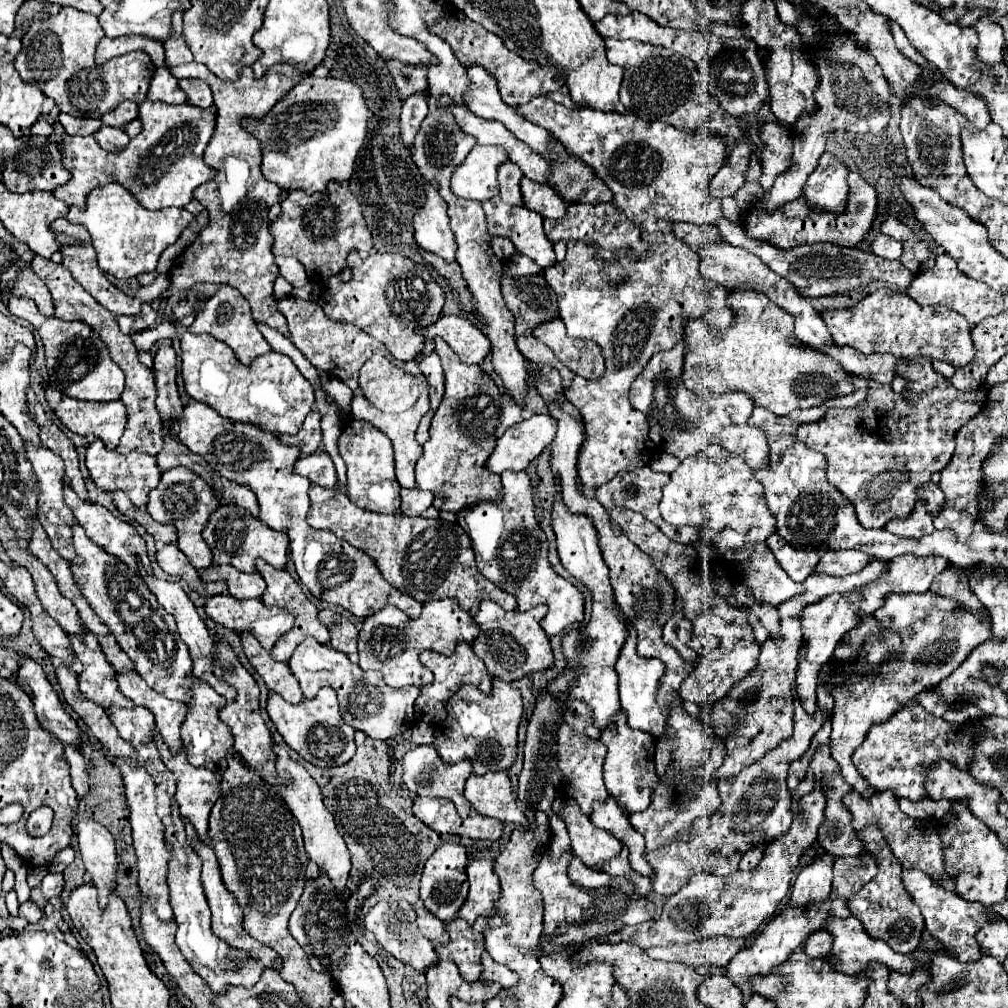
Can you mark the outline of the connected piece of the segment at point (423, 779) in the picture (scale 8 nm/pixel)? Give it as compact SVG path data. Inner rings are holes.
M419 745L415 749L409 749L405 755L403 755L403 781L407 785L407 789L411 793L417 793L421 797L429 795L429 797L445 797L445 799L451 799L457 807L457 813L461 817L467 817L469 811L471 811L471 805L469 801L465 799L463 795L463 787L465 787L465 781L467 777L473 773L473 765L471 765L471 759L465 759L457 765L449 765L445 763L433 745Z

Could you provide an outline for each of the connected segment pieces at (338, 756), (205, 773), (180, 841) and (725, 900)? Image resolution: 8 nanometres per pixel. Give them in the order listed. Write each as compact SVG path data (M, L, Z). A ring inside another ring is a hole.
M323 687L317 697L303 699L301 703L293 705L287 703L279 693L269 693L267 699L267 713L277 731L281 733L283 741L297 751L305 761L317 765L317 767L337 767L345 765L355 755L355 741L353 733L355 729L349 727L343 717L337 703L337 695L333 689Z
M153 729L153 735L155 735L155 745L161 753L161 759L163 763L173 771L173 775L177 777L177 791L175 791L175 799L177 799L177 805L179 805L179 811L185 819L189 819L193 823L193 827L197 829L199 837L201 839L207 839L207 821L209 821L209 811L211 807L215 805L215 801L219 799L219 777L215 775L215 771L209 771L207 767L193 767L187 759L187 753L185 749L181 749L179 753L171 753L169 747L163 743L161 735L157 729Z
M177 823L177 829L179 831L175 833L175 841L167 841L167 849L171 855L167 885L171 891L171 907L173 907L173 917L177 923L175 943L179 947L179 951L183 951L185 959L195 969L195 973L205 979L205 983L211 987L213 993L223 991L223 987L227 987L227 985L251 987L251 985L255 985L255 981L259 981L259 975L265 967L259 961L253 961L245 951L229 947L225 941L221 941L219 937L213 935L209 905L205 901L203 887L199 881L201 859L195 855L189 841L185 839L185 829L181 823Z
M823 745L817 749L815 757L811 759L809 767L815 771L815 791L803 799L803 817L807 819L807 825L801 825L801 819L793 819L791 829L783 839L777 839L771 843L765 853L761 863L751 869L751 871L737 871L727 877L717 877L713 873L697 873L691 877L691 881L681 887L675 895L671 895L665 905L659 911L659 917L653 917L641 925L635 927L623 927L623 931L610 934L607 941L611 943L631 942L639 947L667 947L675 943L693 943L701 939L715 939L715 937L751 937L763 921L767 921L775 911L777 905L783 901L791 887L791 879L795 875L795 869L799 865L801 853L811 847L811 843L817 837L817 829L823 823L823 809L825 809L825 799L819 789L823 773L835 773L837 763L831 759L829 745ZM626 931L633 931L633 938L626 938ZM623 934L622 937L617 937ZM643 939L643 942L640 942Z

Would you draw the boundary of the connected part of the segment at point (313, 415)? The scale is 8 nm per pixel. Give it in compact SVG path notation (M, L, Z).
M311 411L295 435L281 435L279 439L287 445L299 445L301 455L309 455L317 451L321 445L321 427L319 425L321 425L321 413Z

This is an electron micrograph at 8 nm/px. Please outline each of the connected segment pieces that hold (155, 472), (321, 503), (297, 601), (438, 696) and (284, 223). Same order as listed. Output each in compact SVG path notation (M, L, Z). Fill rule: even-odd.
M93 439L87 447L87 453L85 453L85 465L89 469L89 475L91 479L95 481L95 485L103 491L117 491L117 489L123 489L129 499L137 505L137 507L143 507L147 503L147 493L149 489L157 487L159 479L161 479L161 473L159 473L159 467L157 467L157 461L155 461L155 455L149 455L145 451L139 451L139 449L133 449L131 453L123 455L119 453L117 449L113 451L107 451L103 441L101 439Z
M311 485L309 489L311 511L309 525L313 529L327 529L337 537L343 537L353 547L363 549L375 559L383 577L399 591L419 599L421 603L445 597L457 597L465 611L477 609L481 599L493 599L505 611L517 607L515 595L499 589L487 577L483 577L475 565L471 539L457 523L443 519L425 519L421 515L383 515L359 509L339 489L323 489Z
M257 559L255 565L257 565L257 571L261 573L261 577L263 577L265 583L267 583L267 589L265 589L263 597L261 597L263 603L265 603L265 605L279 605L279 607L287 609L287 611L295 617L295 627L293 627L293 631L289 631L287 635L283 635L283 637L275 643L275 647L273 647L273 651L271 651L271 653L275 655L275 659L289 661L289 657L293 655L297 643L301 643L305 637L315 637L317 641L327 643L327 641L329 641L329 631L327 631L327 629L319 623L319 619L317 619L317 613L319 613L317 605L311 603L311 599L309 599L309 597L305 595L305 591L299 587L299 583L293 579L293 575L291 575L287 569L275 569L275 567L271 567L271 565L265 563L263 559Z
M459 641L459 645L455 647L453 655L449 655L449 657L447 657L447 655L441 655L441 653L435 653L435 651L423 651L423 653L419 655L419 659L421 659L421 663L423 663L427 669L431 669L433 675L435 675L435 681L433 681L431 685L423 687L423 689L421 689L421 695L419 695L417 701L415 701L415 715L417 715L419 721L425 721L425 723L434 725L445 721L447 717L445 709L447 699L449 699L461 685L465 685L465 683L477 685L477 687L479 687L483 693L487 693L487 695L491 693L491 677L489 677L489 673L485 671L485 663L483 663L483 659L479 659L479 657L475 655L473 645L467 643L467 641Z
M331 181L323 193L313 195L301 189L289 191L281 201L281 215L271 223L269 231L275 239L273 255L287 255L301 261L311 283L327 283L333 275L341 281L349 281L351 269L347 267L347 253L357 249L361 257L367 257L373 249L373 235L347 183Z

